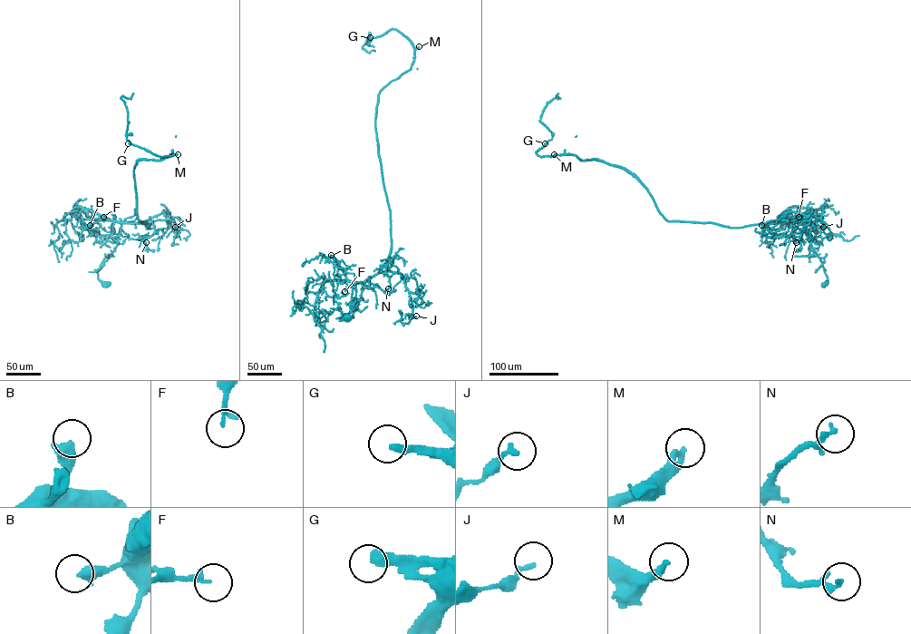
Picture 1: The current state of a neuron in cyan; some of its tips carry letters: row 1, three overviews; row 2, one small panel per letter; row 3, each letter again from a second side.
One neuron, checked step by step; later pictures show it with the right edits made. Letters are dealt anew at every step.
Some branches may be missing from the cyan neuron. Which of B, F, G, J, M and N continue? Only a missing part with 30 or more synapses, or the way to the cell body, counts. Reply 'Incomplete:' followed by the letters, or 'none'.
Incomplete: G, M

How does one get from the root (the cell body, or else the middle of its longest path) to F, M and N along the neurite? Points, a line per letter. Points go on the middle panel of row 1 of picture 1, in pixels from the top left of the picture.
F: (346, 316), (340, 320), (358, 304), (363, 284), (352, 283), (344, 291)
M: (346, 316), (340, 320), (391, 248), (378, 95), (410, 69), (419, 46)
N: (346, 316), (340, 320), (358, 304), (363, 285), (377, 287), (384, 292), (388, 288)

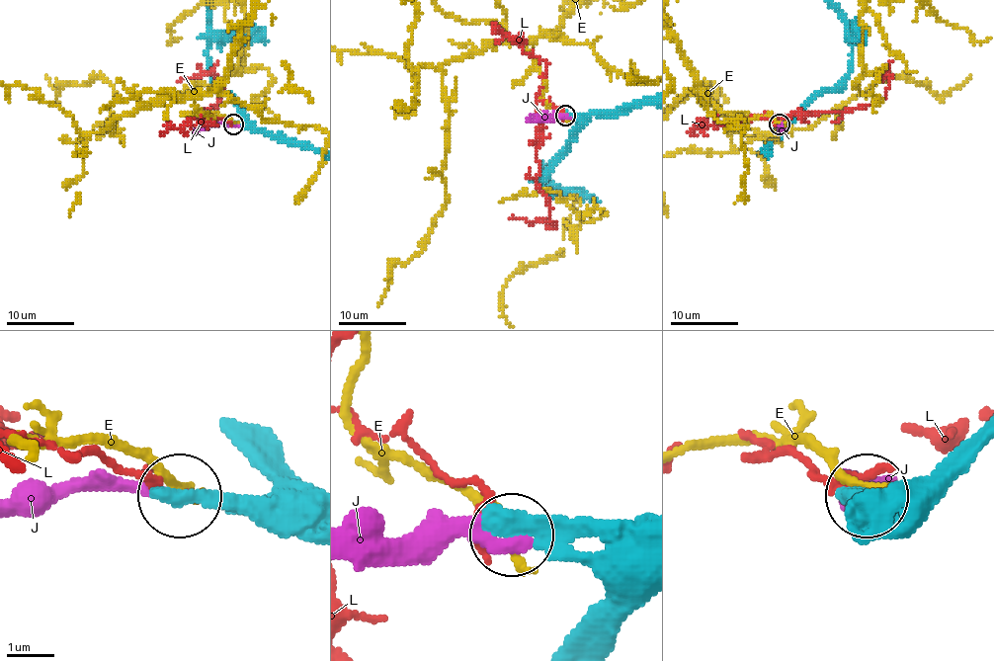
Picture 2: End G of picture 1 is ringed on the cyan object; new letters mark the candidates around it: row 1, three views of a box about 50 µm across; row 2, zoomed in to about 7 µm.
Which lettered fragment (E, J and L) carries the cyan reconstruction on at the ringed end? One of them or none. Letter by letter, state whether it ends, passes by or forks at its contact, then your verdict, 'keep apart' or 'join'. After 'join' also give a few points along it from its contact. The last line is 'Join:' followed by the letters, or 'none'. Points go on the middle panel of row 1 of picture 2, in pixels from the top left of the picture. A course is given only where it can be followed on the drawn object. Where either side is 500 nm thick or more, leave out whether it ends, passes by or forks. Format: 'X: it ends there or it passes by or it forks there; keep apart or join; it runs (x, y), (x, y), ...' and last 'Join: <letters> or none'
E: it passes by; keep apart
J: it ends there; join; it runs (565, 115), (526, 119)
L: it ends there; keep apart
Join: J

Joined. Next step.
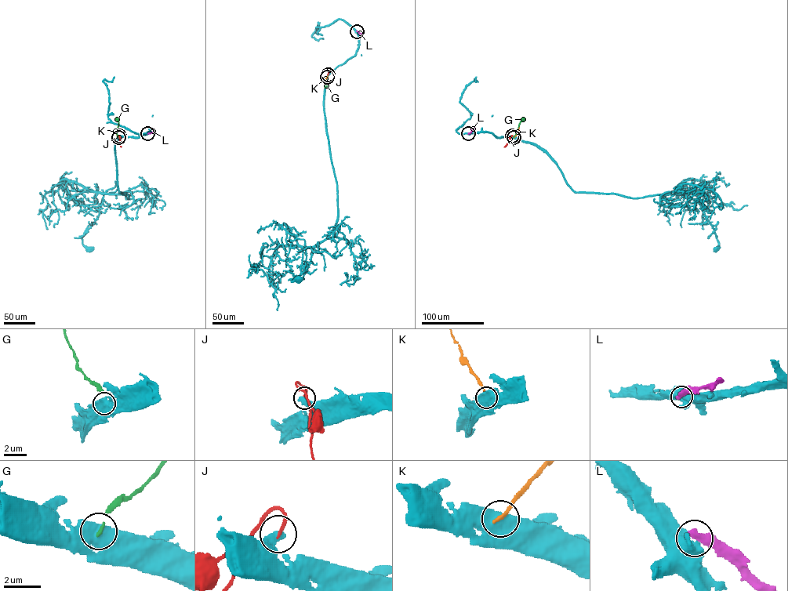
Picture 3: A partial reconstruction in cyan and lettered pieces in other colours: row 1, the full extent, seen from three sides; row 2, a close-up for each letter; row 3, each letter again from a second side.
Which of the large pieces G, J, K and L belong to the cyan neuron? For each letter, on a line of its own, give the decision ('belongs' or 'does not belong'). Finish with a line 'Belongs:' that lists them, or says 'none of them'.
G: does not belong
J: does not belong
K: does not belong
L: does not belong
Belongs: none of them

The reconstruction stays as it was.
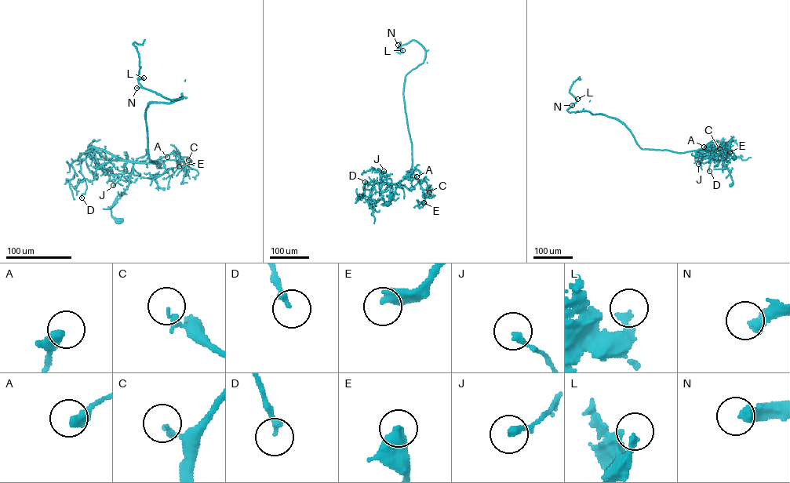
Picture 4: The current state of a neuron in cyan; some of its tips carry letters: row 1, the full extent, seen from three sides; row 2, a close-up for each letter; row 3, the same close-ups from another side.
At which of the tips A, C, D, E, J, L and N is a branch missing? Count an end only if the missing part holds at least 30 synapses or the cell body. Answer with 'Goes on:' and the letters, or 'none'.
Goes on: N

